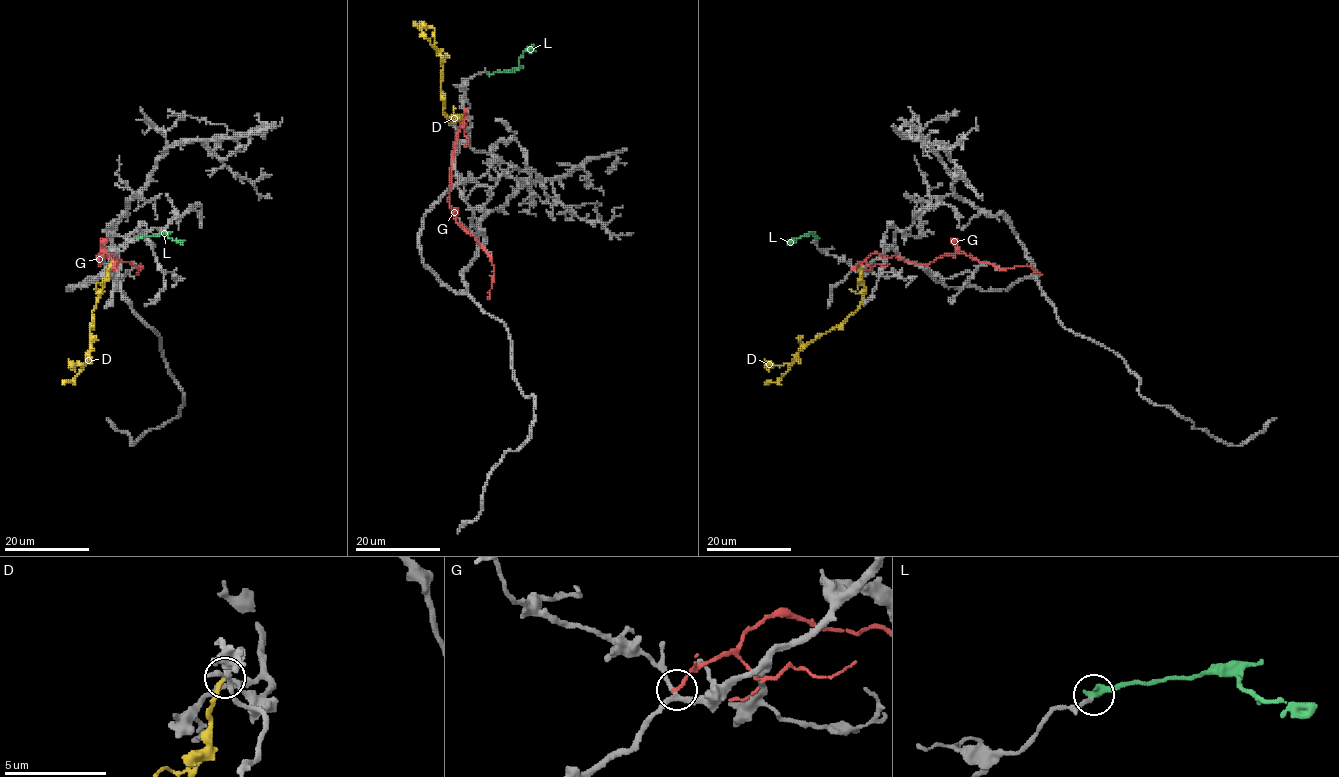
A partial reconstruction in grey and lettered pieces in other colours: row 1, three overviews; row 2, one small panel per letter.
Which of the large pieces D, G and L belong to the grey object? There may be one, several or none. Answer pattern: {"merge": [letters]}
{"merge": ["L"]}

